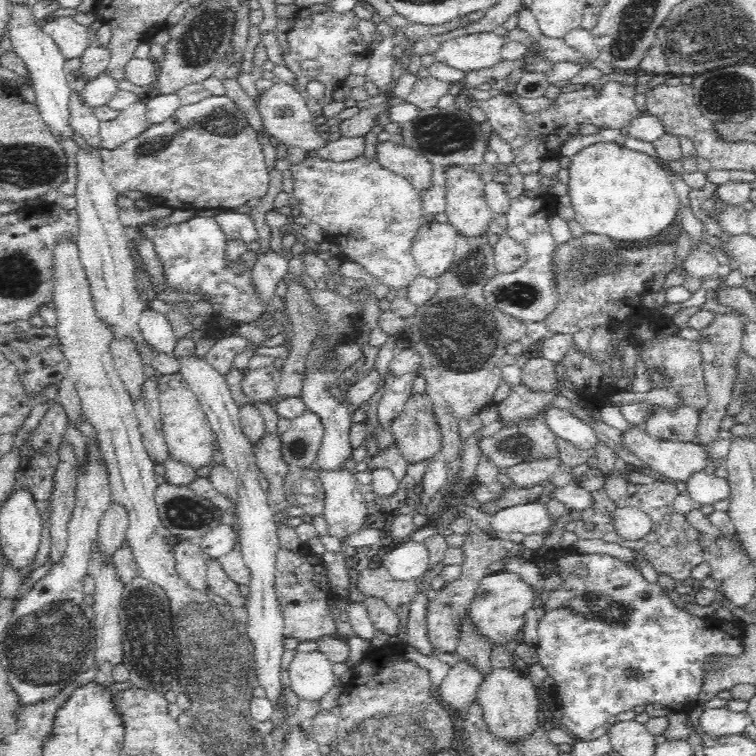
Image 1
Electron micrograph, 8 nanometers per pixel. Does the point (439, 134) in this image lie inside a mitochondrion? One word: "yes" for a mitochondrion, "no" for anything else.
yes

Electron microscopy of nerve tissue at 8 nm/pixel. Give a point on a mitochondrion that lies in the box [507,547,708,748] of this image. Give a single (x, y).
(605, 609)

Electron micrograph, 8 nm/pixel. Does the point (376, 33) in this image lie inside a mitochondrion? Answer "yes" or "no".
no

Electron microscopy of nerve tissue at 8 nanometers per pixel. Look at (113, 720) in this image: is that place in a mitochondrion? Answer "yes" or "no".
no

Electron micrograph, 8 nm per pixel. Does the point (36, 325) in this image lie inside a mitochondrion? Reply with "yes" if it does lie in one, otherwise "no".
no

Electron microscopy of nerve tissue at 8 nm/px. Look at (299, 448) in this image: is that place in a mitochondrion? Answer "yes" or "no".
yes

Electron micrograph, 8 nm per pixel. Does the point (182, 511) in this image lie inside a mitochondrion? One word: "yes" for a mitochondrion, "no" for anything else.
yes

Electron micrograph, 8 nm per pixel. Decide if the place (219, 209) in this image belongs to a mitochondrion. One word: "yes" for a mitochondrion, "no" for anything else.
no

